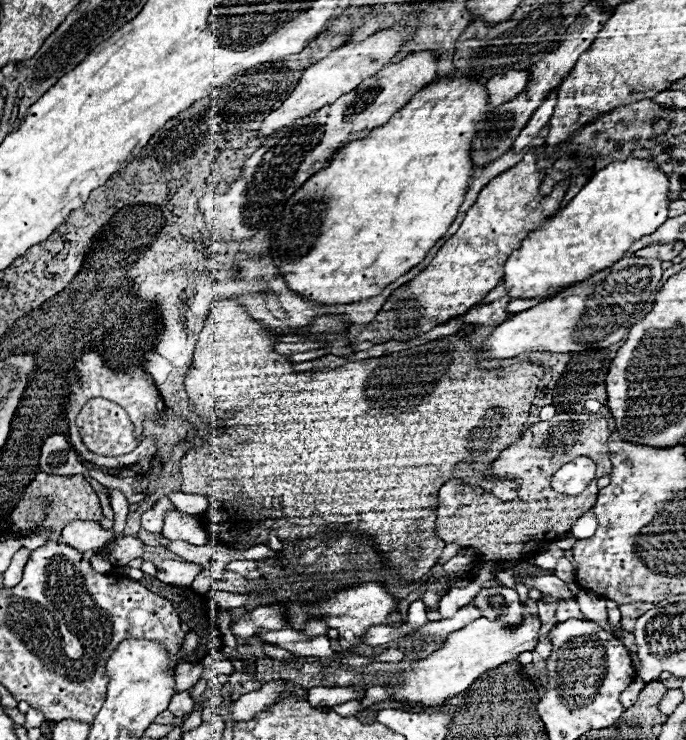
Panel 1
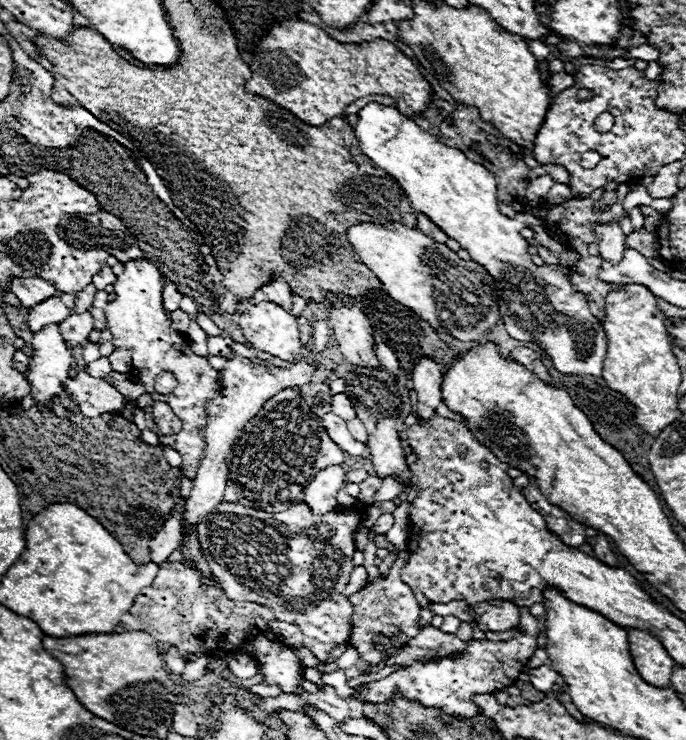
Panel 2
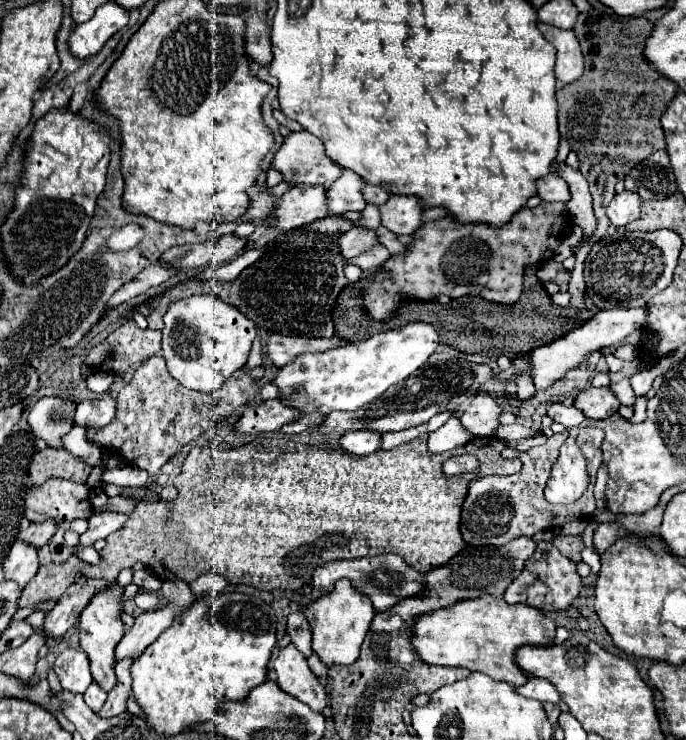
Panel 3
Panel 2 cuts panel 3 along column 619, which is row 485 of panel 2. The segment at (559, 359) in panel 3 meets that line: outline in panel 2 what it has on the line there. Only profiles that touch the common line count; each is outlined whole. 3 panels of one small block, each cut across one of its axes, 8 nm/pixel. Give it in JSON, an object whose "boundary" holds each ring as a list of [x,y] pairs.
{"boundary":[[[328,466],[314,476],[304,490],[304,502],[310,506],[312,514],[326,514],[338,508],[336,494],[346,484],[344,476],[342,466]]]}

